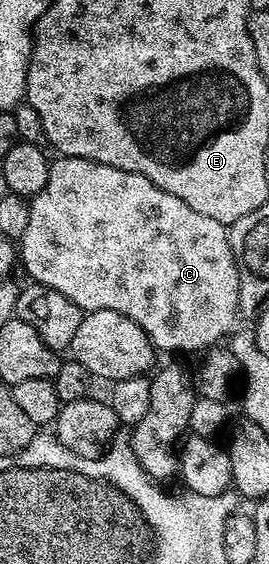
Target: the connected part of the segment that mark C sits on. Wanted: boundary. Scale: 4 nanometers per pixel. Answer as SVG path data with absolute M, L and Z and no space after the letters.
M69 157L51 162L48 185L29 204L28 229L20 240L21 266L26 266L33 282L64 293L82 312L115 311L136 321L159 352L202 353L235 330L240 281L227 224L196 213L192 205L160 189L148 177Z

